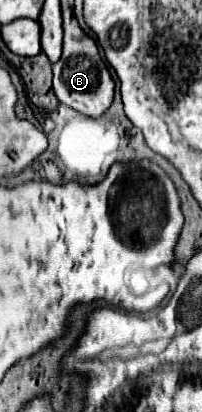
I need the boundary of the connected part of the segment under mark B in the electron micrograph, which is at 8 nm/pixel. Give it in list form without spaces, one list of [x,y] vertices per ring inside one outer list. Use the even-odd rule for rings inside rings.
[[[64,23],[64,51],[54,69],[54,93],[58,101],[66,107],[72,107],[88,117],[100,117],[114,97],[114,79],[106,67],[106,61],[100,57],[96,43],[80,29],[78,23]]]

